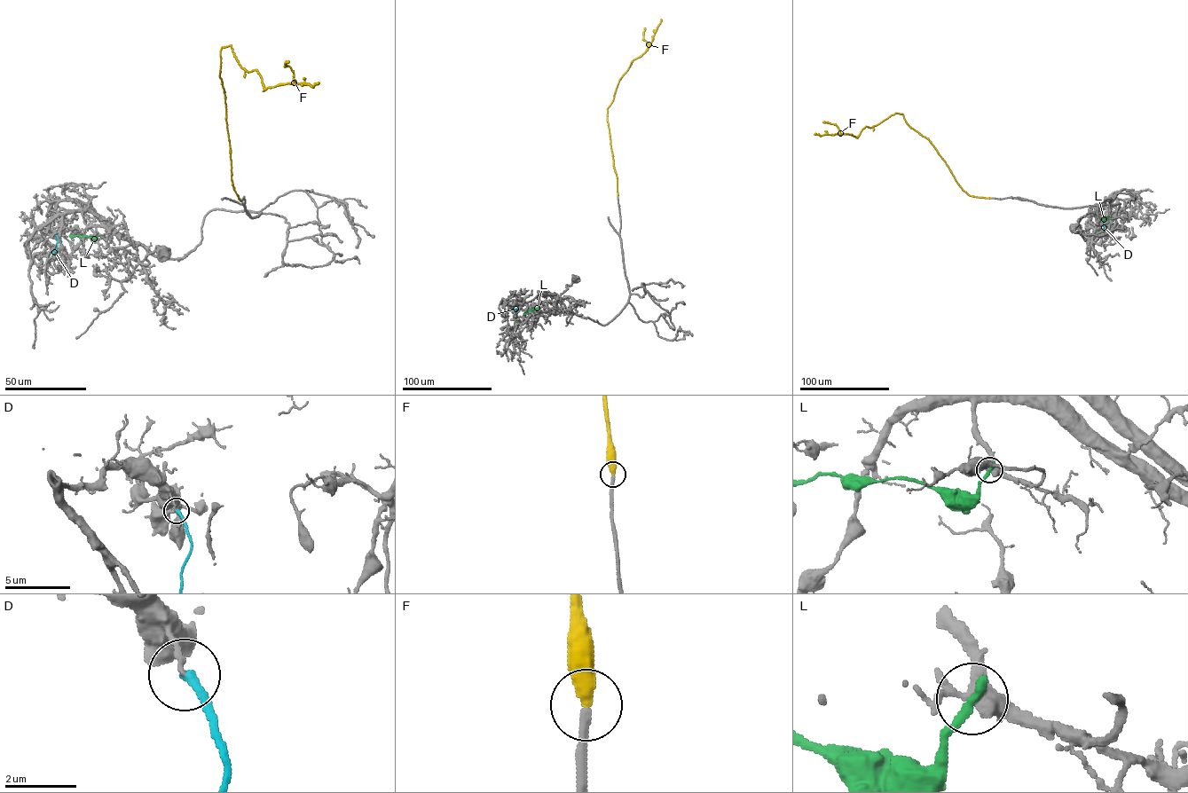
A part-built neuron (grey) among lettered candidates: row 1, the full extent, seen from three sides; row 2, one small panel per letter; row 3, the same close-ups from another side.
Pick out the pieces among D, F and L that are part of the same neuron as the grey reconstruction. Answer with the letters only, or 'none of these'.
F

